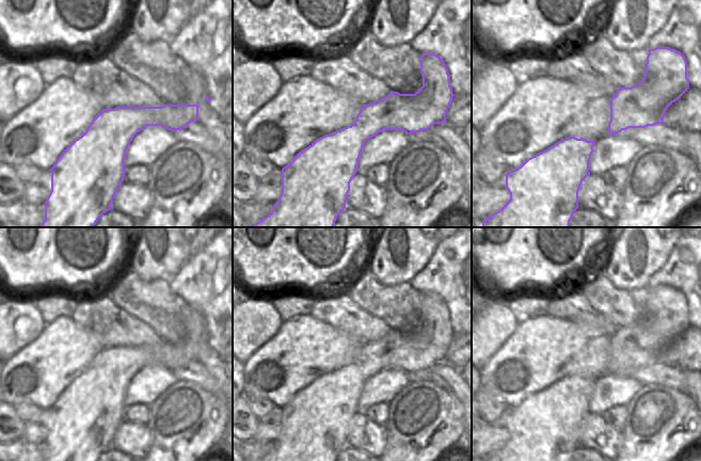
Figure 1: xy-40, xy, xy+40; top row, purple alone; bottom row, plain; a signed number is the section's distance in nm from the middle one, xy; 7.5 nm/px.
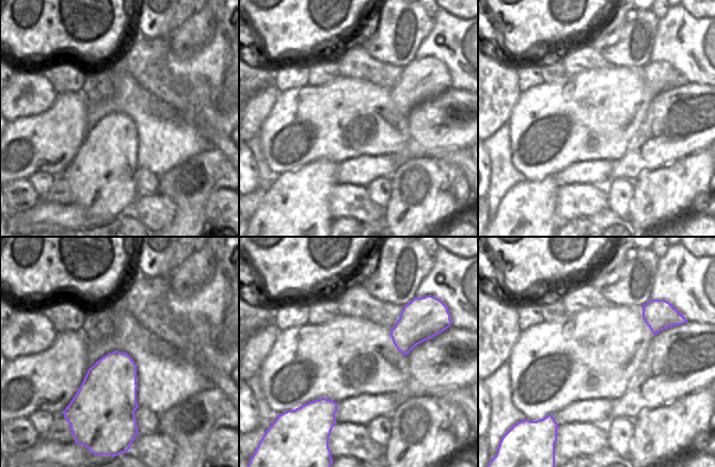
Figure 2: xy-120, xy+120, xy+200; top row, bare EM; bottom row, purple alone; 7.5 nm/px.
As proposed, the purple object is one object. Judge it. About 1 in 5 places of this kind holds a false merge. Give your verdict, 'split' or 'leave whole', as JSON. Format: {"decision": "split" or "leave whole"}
{"decision": "leave whole"}

